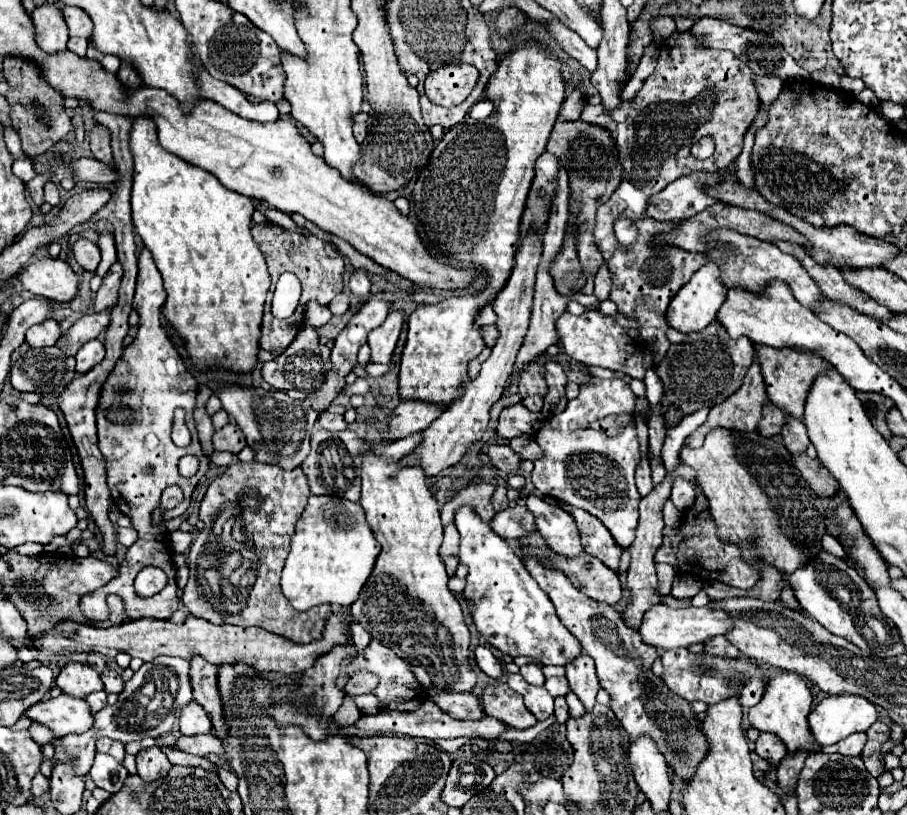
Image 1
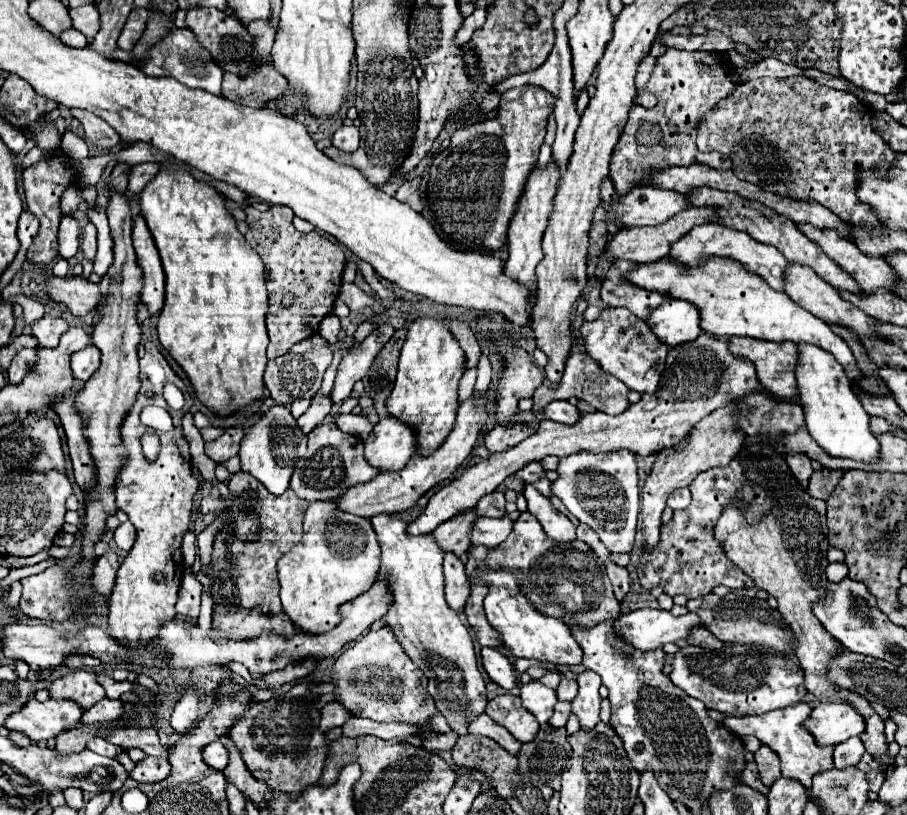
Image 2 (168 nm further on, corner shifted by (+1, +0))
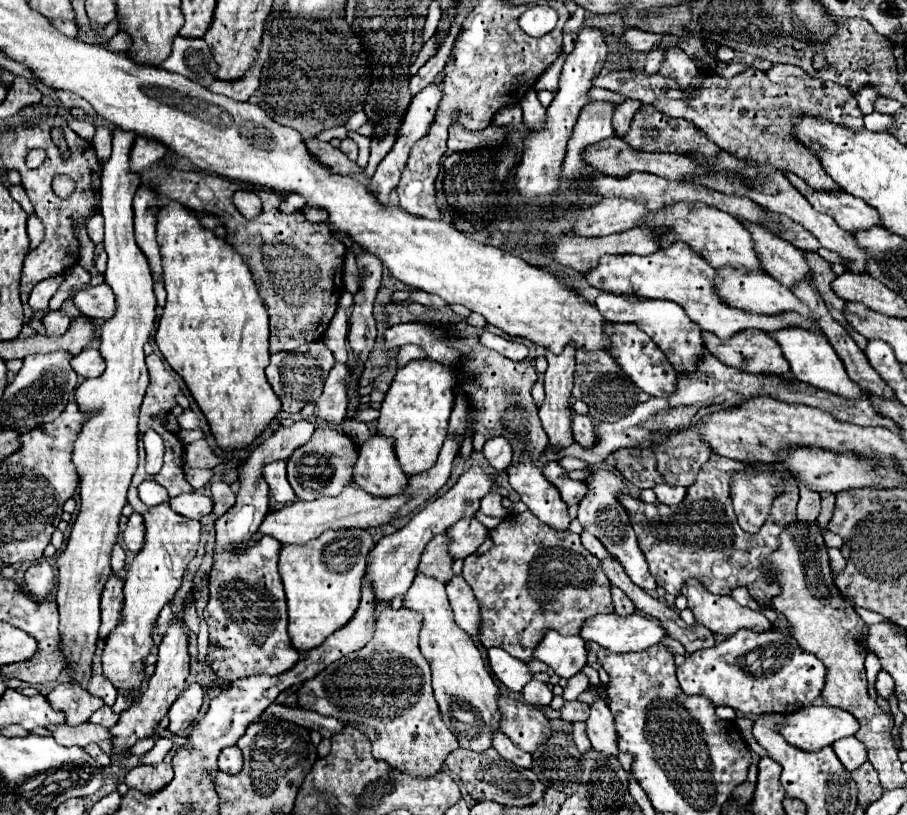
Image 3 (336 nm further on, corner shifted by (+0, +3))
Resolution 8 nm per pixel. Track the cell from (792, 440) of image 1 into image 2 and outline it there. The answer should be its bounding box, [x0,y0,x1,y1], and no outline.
[785,451,813,487]

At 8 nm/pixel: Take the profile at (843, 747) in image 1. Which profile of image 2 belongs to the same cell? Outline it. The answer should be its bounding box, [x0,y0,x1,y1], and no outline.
[835,737,865,767]

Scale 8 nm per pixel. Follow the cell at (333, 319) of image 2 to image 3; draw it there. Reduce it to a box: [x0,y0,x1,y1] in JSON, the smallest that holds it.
[302,364,348,424]

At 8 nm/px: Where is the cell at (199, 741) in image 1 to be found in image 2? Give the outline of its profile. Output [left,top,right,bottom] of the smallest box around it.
[203,741,229,771]

